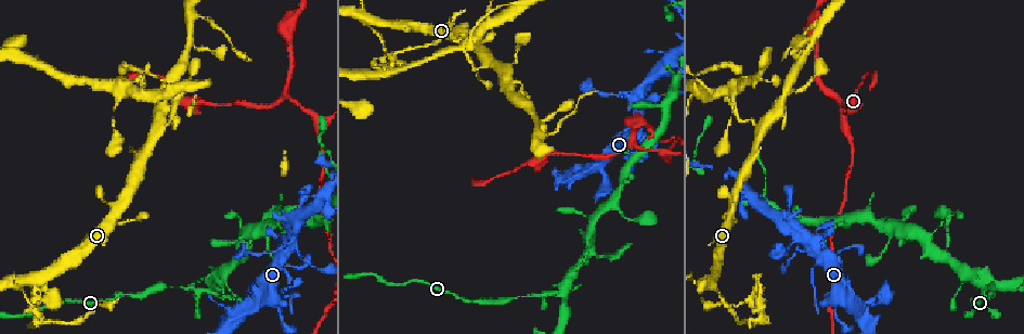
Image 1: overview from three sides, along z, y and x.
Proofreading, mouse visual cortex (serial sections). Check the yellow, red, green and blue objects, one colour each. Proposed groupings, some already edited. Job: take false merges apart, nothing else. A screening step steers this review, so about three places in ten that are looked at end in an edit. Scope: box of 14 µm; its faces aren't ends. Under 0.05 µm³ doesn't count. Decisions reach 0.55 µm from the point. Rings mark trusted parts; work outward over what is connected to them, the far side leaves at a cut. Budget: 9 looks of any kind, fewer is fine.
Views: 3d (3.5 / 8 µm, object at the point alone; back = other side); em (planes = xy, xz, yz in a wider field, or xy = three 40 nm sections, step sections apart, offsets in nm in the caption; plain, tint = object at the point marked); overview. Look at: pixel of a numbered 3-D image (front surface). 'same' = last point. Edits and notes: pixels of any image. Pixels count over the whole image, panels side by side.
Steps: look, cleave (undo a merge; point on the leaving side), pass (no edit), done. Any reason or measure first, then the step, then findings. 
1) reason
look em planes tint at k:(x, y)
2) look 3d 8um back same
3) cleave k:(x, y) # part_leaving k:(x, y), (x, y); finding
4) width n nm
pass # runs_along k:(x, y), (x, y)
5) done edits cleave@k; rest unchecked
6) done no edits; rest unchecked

sharp bend
look 3d 3.5um at 1:(19, 283)

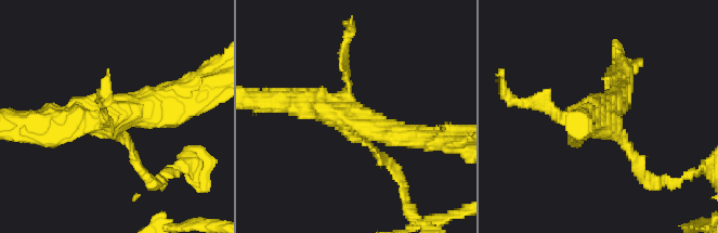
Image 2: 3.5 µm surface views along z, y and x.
need the tissue
look em xy step 1 tint at 2:(361, 127)

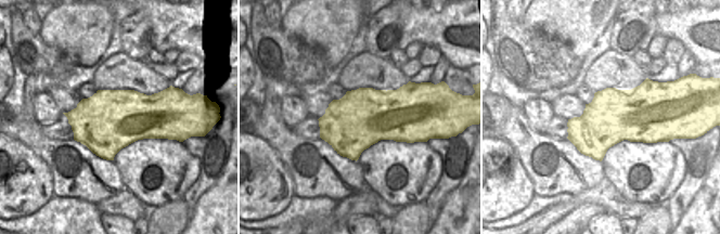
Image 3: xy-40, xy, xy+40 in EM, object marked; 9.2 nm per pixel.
arm_widths 100, 100, 350, 400 nm
pass # runs_along 2:(184, 98), (114, 121), (141, 171); continuous, no second cell

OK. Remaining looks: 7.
look 3d 8um at 1:(286, 98)

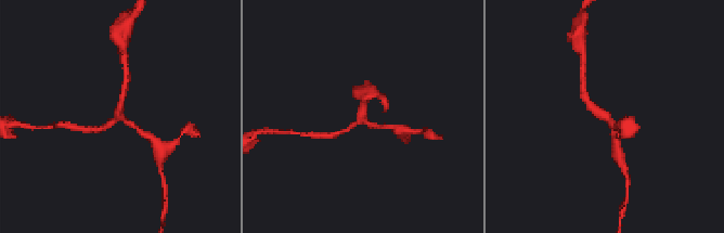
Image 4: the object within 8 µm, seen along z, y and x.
shape alone is not enough
look em xy step 2 tint at 4:(359, 121)

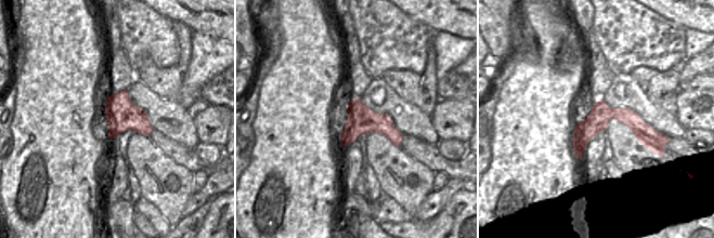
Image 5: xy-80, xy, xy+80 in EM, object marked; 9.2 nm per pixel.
arms 3
pass # runs_along 4:(620, 130), (612, 126), (585, 94); continuous, no second cell

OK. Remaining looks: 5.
calibre changes
look 3d 3.5um at 1:(670, 159)

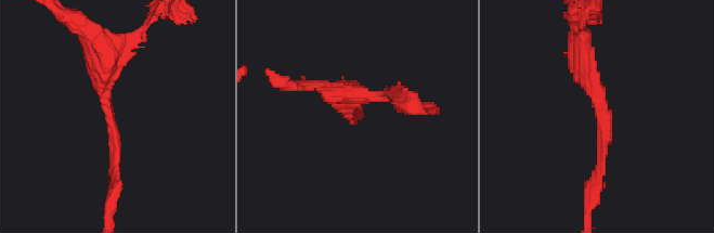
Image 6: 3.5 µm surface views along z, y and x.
arm_widths 100, 400 nm
look em planes tint at 6:(600, 114)

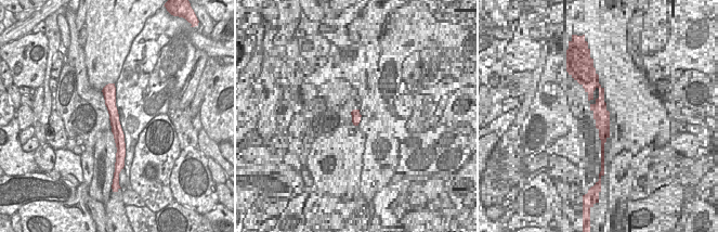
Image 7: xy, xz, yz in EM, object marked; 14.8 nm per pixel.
pass # runs_along 6:(102, 47), (115, 183); one cell here

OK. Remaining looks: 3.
abrupt turn
look 3d 3.5um at 1:(294, 241)

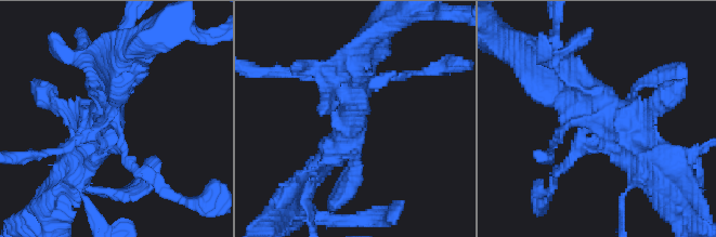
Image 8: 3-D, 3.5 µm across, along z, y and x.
look em xy step 3 tint at 8:(615, 118)

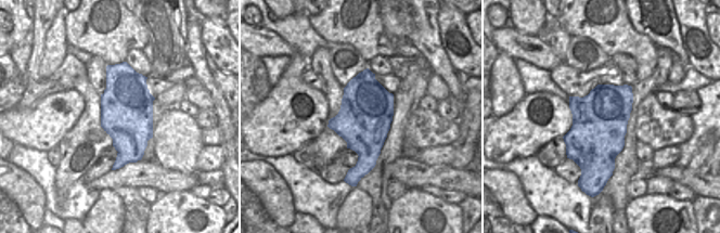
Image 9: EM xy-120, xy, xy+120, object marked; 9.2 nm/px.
pass # runs_along 8:(650, 171), (612, 115), (561, 71); all the same cell

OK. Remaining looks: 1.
done no edits; rest unchecked

